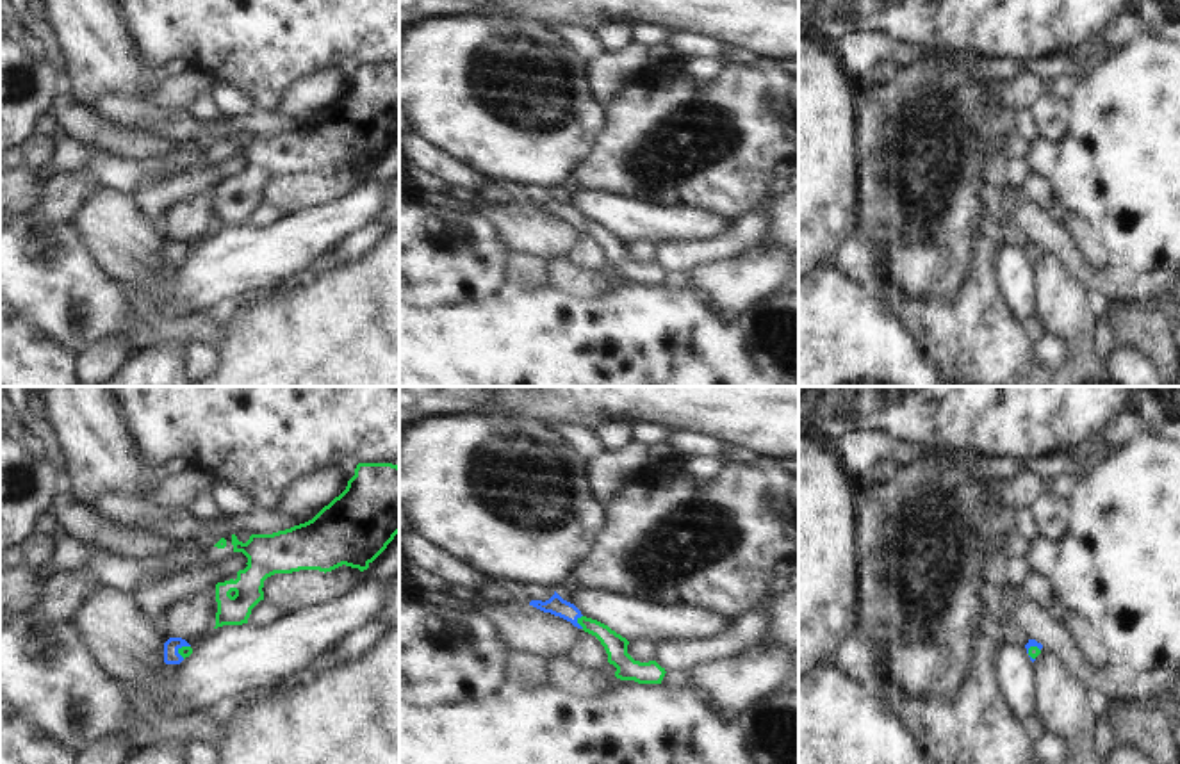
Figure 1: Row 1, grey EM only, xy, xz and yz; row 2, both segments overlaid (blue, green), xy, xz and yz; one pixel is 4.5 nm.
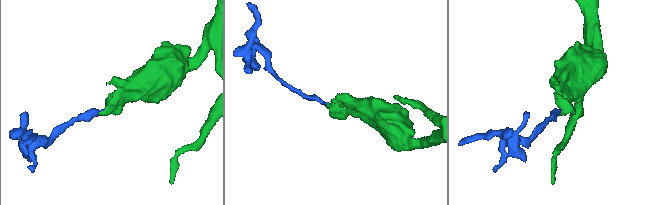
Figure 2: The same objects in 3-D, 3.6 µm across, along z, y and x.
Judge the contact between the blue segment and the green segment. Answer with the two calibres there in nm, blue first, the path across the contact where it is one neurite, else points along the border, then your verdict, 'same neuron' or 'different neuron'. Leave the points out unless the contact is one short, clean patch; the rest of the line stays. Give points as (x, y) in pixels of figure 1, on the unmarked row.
90 nm thick on the blue side, 100 nm on the other; runs through xz (557, 207), (576, 223), (596, 228), (615, 246); same neuron

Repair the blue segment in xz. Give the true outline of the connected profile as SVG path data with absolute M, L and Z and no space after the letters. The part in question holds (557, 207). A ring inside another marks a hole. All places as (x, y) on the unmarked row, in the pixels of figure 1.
M556 192L549 201L545 203L531 201L529 207L544 214L560 217L570 223L574 228L583 230L585 233L595 237L608 255L608 264L617 269L615 272L617 280L635 281L638 285L661 285L667 274L665 269L661 269L656 262L649 264L635 262L627 255L629 242L626 239L611 232L608 226L583 217L574 205L563 201Z

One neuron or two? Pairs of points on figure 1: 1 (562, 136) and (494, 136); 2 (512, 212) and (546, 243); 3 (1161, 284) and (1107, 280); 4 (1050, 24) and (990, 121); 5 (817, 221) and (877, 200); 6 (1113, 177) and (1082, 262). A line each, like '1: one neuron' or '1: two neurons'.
1: one neuron
2: one neuron
3: one neuron
4: two neurons
5: two neurons
6: two neurons

